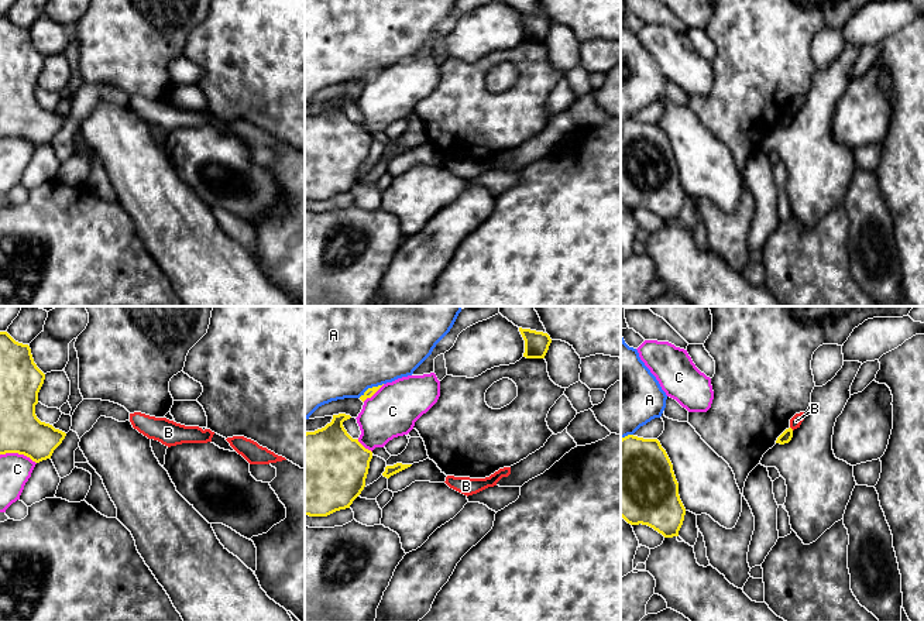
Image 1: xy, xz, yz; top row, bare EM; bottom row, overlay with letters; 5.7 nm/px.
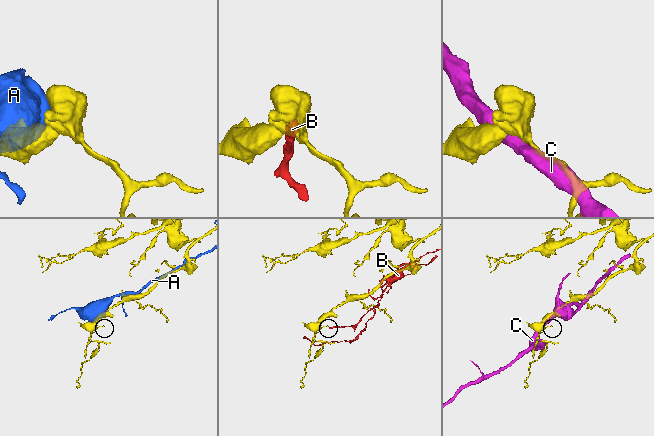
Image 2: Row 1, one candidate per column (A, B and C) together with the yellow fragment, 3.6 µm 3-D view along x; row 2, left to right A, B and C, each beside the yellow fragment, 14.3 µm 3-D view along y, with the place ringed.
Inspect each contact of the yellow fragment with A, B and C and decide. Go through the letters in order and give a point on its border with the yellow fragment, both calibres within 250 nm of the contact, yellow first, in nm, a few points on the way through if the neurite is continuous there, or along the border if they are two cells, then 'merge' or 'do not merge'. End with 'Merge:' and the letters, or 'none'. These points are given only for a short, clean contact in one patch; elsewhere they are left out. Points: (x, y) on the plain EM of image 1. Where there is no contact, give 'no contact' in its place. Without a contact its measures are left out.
A: contact xz (370, 72); calibres 50 and 460 nm; do not merge
B: no contact; do not merge
C: contact xy (19, 137); calibres 240 and 180 nm; do not merge
Merge: none

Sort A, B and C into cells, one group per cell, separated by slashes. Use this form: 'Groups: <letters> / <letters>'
Groups: A / B / C

